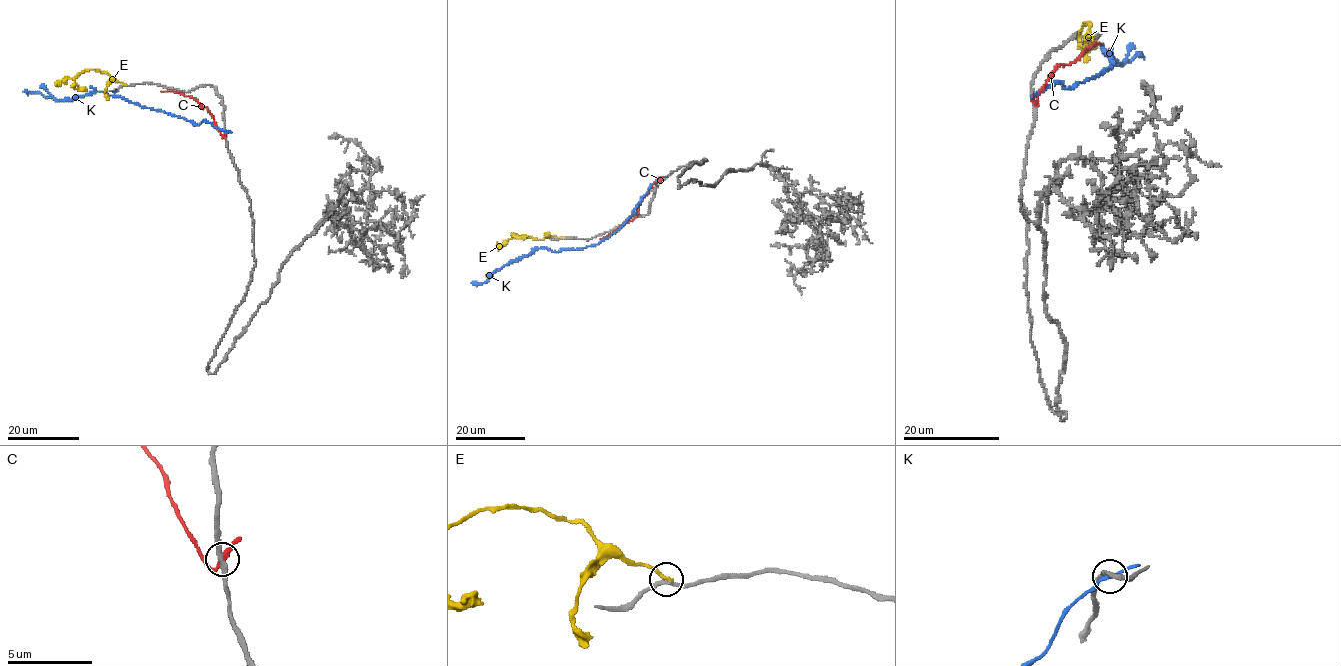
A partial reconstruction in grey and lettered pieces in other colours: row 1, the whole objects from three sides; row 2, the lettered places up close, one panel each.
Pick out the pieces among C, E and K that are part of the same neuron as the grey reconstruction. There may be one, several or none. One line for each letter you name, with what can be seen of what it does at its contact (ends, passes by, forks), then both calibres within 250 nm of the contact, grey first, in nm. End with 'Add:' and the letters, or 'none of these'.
Add: none of these

